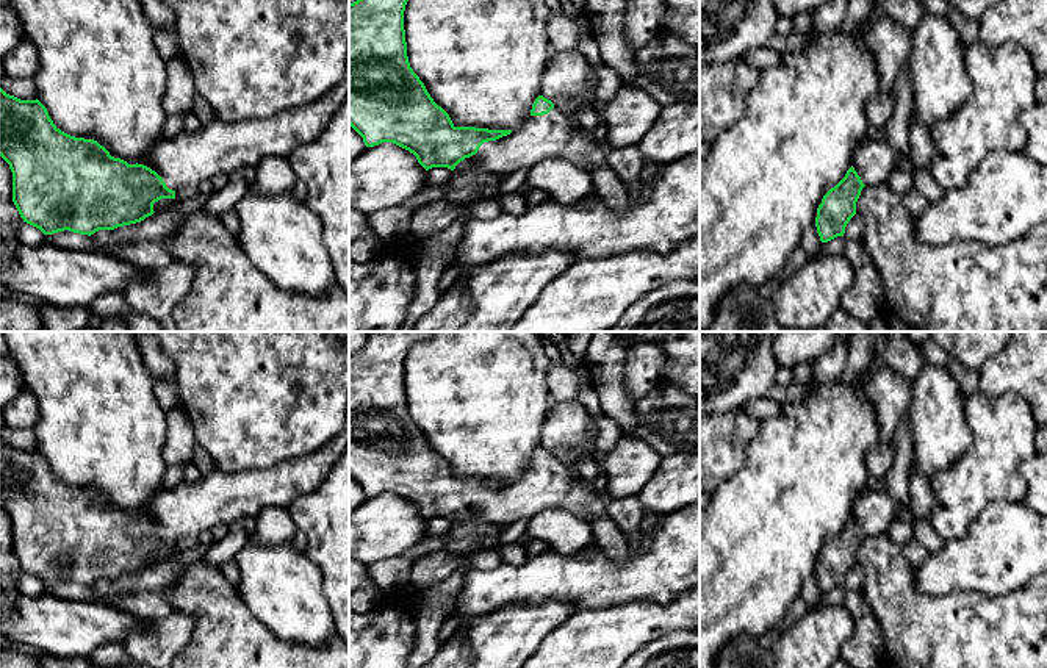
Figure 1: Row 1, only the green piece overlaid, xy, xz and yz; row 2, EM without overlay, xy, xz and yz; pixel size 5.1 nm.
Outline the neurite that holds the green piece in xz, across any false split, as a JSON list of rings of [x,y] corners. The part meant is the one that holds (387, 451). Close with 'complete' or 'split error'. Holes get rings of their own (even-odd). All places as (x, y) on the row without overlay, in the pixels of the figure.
[[[371,332],[363,347],[349,354],[349,476],[363,488],[365,496],[393,493],[413,504],[426,521],[480,518],[501,527],[549,510],[565,510],[587,523],[606,513],[612,501],[609,493],[595,491],[582,477],[574,479],[568,466],[543,446],[535,449],[529,469],[515,482],[452,474],[413,422],[407,407],[405,355],[416,341],[430,339],[434,333]]]; split error

